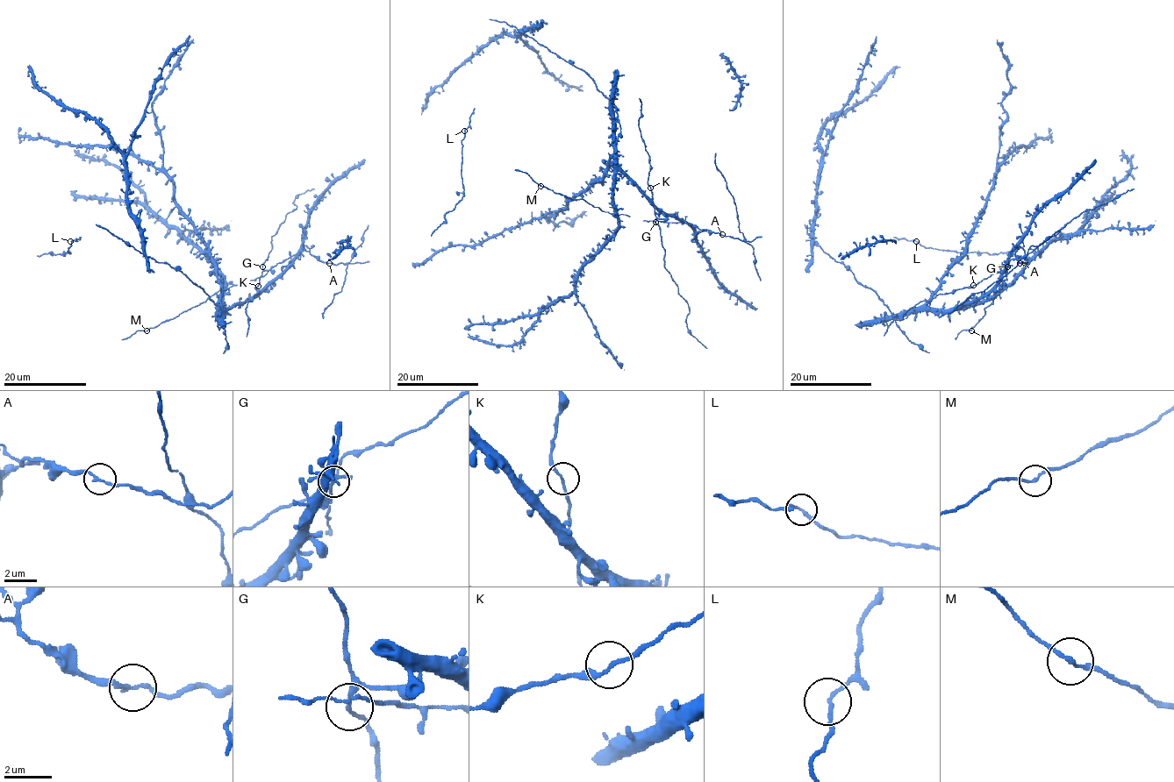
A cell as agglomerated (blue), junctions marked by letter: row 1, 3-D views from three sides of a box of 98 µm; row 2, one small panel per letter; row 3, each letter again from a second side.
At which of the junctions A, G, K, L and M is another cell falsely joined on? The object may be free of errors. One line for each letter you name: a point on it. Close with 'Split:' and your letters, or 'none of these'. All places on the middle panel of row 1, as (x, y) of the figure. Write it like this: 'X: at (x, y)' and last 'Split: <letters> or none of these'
Split: none of these

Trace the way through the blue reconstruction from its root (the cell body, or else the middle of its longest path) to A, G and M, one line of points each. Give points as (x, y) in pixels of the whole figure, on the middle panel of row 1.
A: (617, 159), (620, 170), (658, 208), (701, 230), (721, 235)
G: (617, 159), (620, 170), (658, 208), (683, 223), (665, 223), (658, 218), (655, 223)
M: (617, 159), (613, 187), (614, 214), (602, 211), (583, 199), (572, 200), (540, 186)

